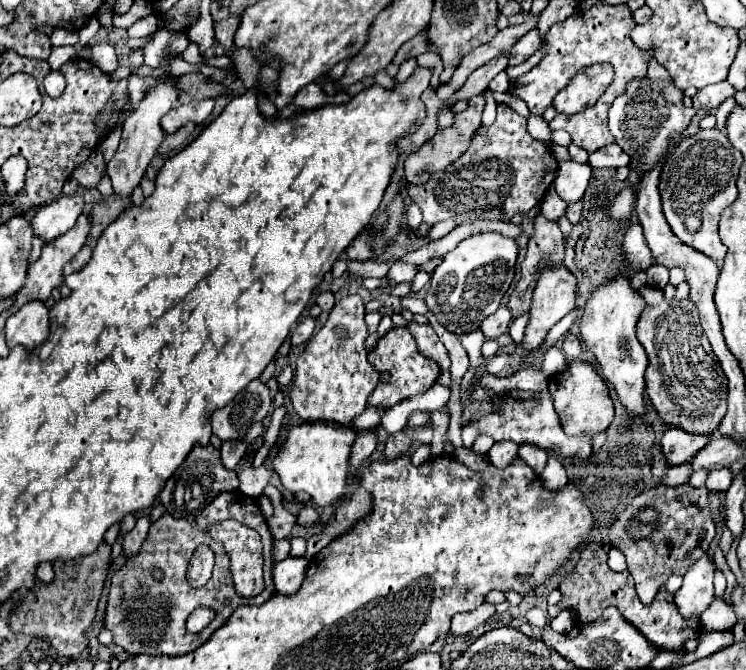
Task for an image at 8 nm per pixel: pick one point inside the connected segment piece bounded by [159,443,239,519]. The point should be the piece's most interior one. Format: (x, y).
(202, 477)

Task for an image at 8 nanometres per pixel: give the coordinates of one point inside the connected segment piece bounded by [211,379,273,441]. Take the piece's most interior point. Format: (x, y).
(231, 422)

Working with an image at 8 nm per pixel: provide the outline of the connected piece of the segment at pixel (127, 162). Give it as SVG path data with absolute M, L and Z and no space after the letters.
M163 73L153 87L147 89L145 97L135 107L133 115L123 123L123 137L119 143L119 149L115 151L113 159L107 163L107 173L113 183L113 191L127 197L133 193L133 189L139 185L147 165L151 163L153 155L157 153L157 147L161 145L165 131L161 129L161 117L169 113L179 103L179 77L173 77L169 73Z

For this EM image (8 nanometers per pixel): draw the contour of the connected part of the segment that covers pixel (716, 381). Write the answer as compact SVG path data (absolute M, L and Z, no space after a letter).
M639 289L639 293L645 299L645 309L637 321L637 339L647 351L649 367L645 371L645 383L647 383L647 397L657 409L659 417L667 425L675 425L681 429L687 429L689 433L713 433L727 411L727 379L725 373L703 333L703 327L699 325L699 311L695 309L695 301L691 299L665 299L661 289Z

